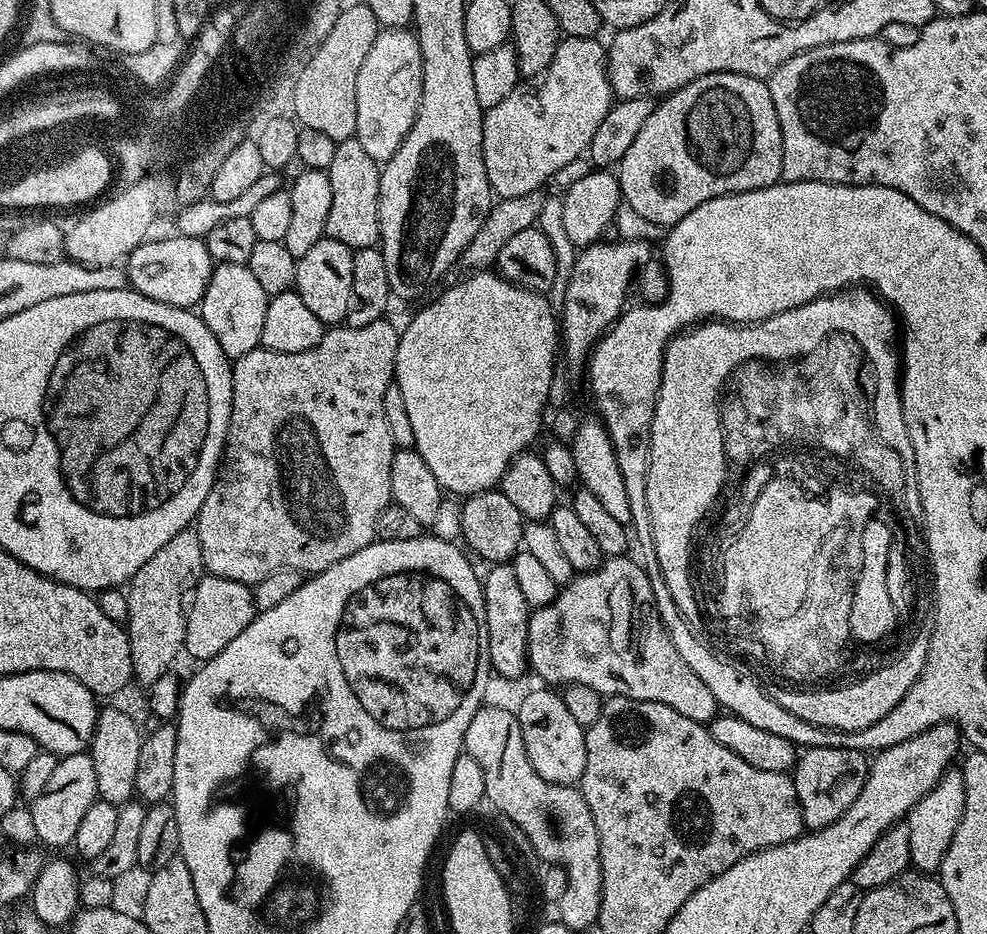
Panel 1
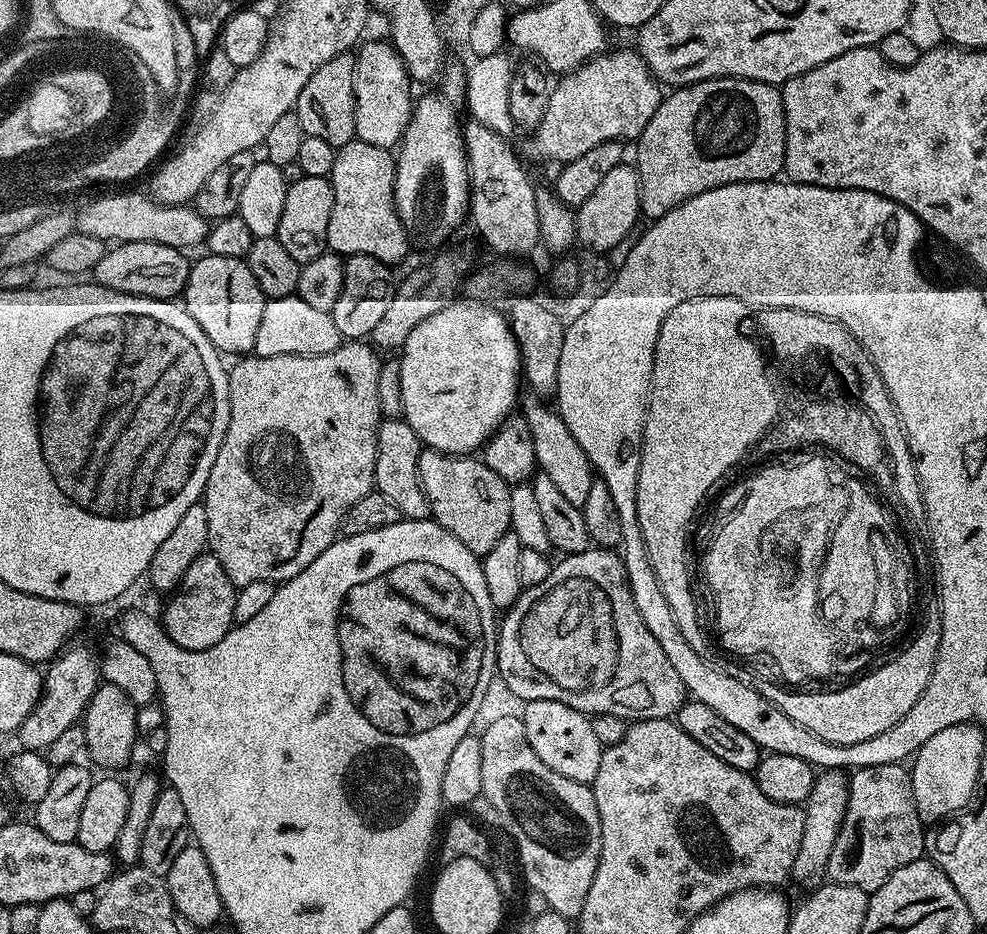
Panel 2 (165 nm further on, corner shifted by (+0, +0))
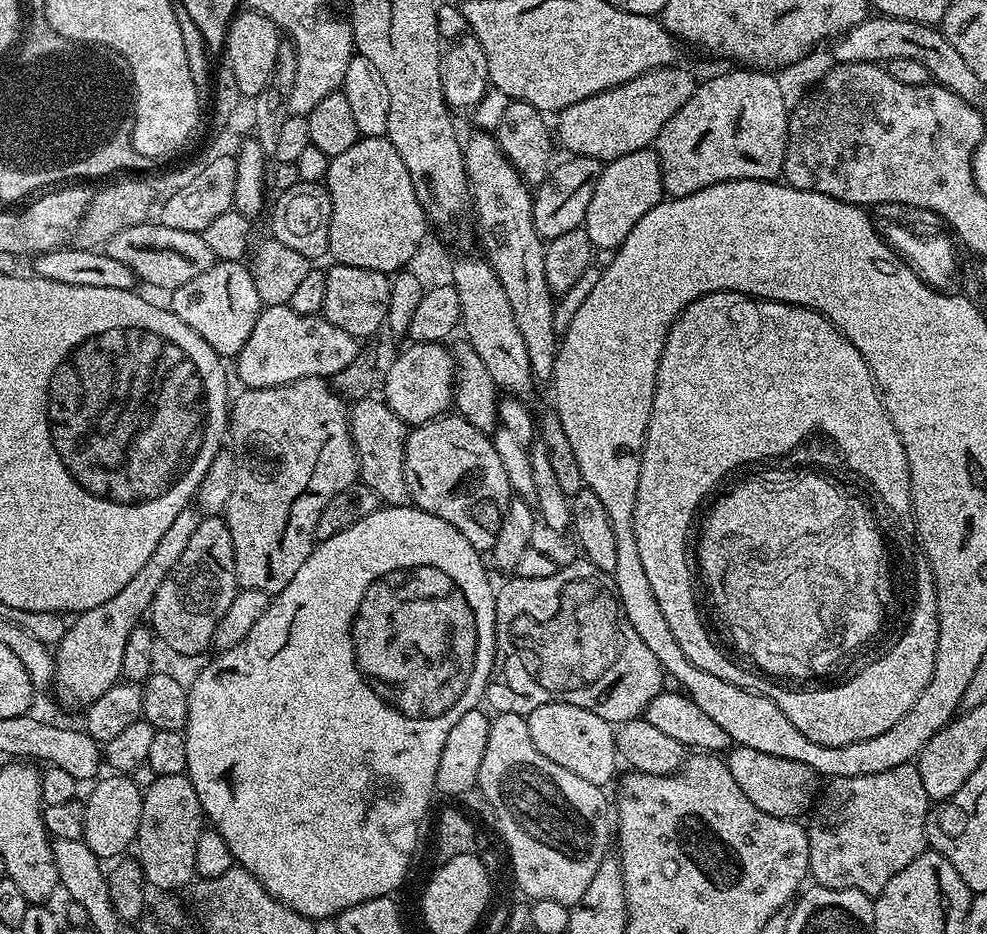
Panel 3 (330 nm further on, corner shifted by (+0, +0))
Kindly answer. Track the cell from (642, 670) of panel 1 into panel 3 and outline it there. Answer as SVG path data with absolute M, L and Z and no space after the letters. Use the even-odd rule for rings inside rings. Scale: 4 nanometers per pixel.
M577 558L573 564L557 567L550 578L512 578L509 584L499 585L496 592L496 657L492 663L492 673L488 679L486 704L493 713L513 712L519 716L527 717L528 713L538 710L543 704L573 704L582 706L582 710L590 710L590 714L598 714L606 723L619 726L627 722L643 717L644 712L650 706L650 702L665 687L666 673L660 667L658 658L654 658L653 652L646 647L646 642L638 638L634 626L630 626L630 618L626 618L626 610L622 610L622 602L618 598L616 584L609 573L598 570L589 560Z

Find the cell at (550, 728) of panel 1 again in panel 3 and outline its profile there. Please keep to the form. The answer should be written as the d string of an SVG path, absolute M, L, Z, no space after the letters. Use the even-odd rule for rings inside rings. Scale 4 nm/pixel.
M543 704L538 710L528 713L526 719L534 746L538 746L550 762L566 766L570 774L578 774L578 778L586 778L586 782L608 786L618 765L613 725L598 718L598 714L590 714L590 710L582 710L582 706L573 704Z

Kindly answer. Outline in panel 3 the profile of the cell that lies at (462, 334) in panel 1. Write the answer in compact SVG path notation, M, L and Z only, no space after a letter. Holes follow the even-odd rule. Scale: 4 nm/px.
M412 342L407 346L409 348L389 366L388 373L382 376L382 399L405 424L415 426L430 422L436 416L443 416L453 407L458 365L443 343Z

